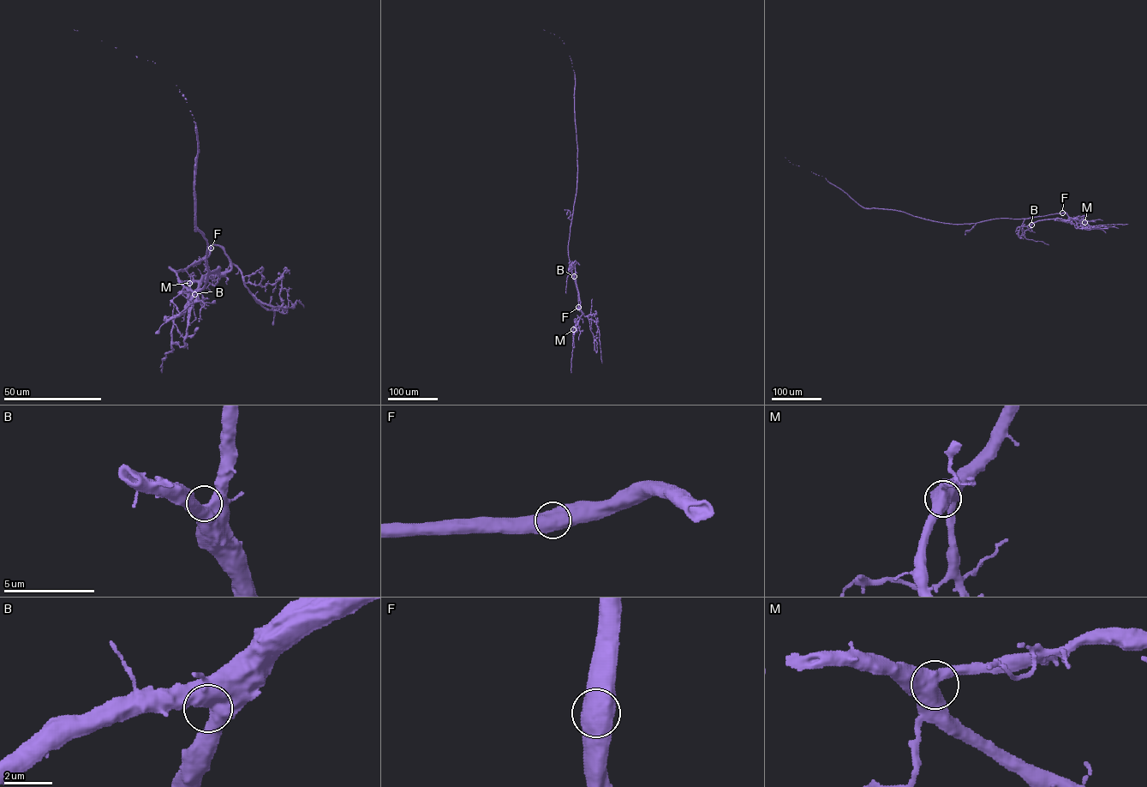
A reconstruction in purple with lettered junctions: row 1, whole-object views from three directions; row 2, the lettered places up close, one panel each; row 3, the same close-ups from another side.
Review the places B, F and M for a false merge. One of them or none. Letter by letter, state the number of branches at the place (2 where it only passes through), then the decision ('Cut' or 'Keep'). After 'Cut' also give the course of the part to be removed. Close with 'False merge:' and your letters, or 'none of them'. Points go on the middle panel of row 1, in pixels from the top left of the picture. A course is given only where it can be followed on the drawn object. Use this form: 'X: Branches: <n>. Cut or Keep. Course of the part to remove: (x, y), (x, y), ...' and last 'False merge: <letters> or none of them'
B: Branches: 2. Keep
F: Branches: 2. Keep
M: Branches: 2. Keep
False merge: none of them

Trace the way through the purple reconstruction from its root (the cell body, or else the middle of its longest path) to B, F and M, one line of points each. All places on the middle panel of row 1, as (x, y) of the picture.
B: (573, 205), (568, 255), (577, 293), (578, 309), (583, 313), (574, 276)
F: (573, 205), (568, 255), (577, 293), (578, 307)
M: (573, 205), (568, 255), (577, 293), (578, 309), (583, 313), (573, 329)

